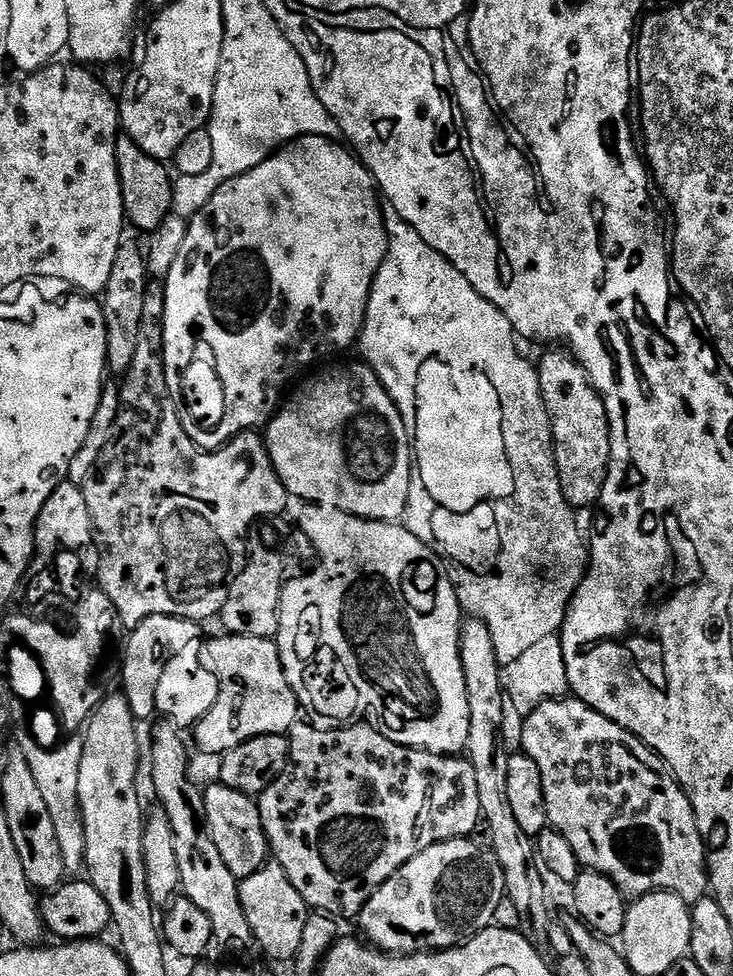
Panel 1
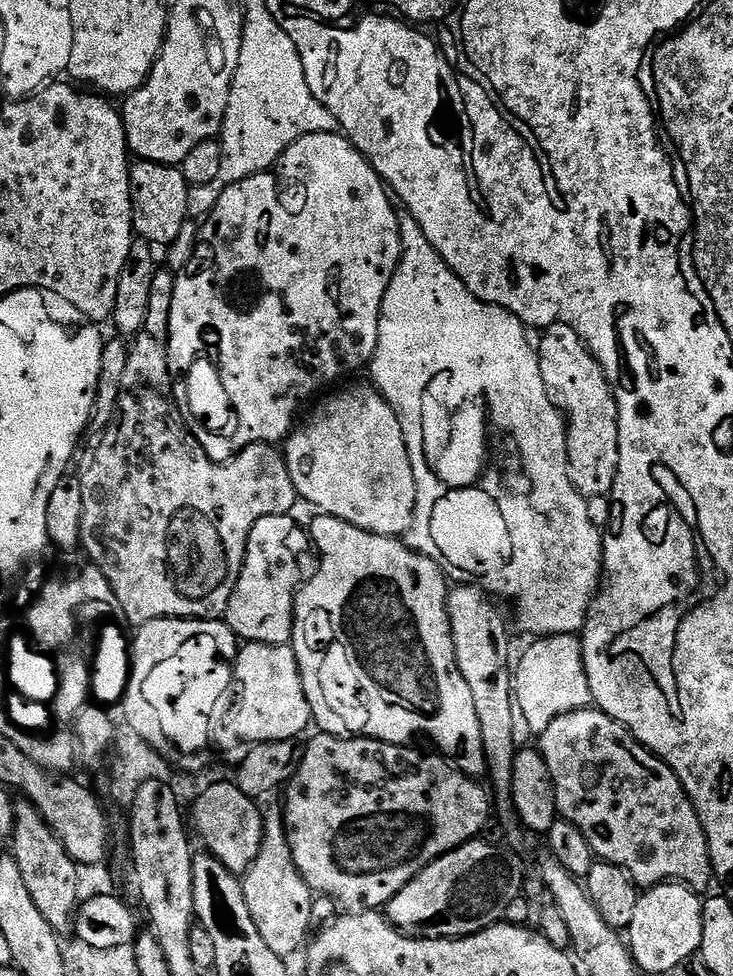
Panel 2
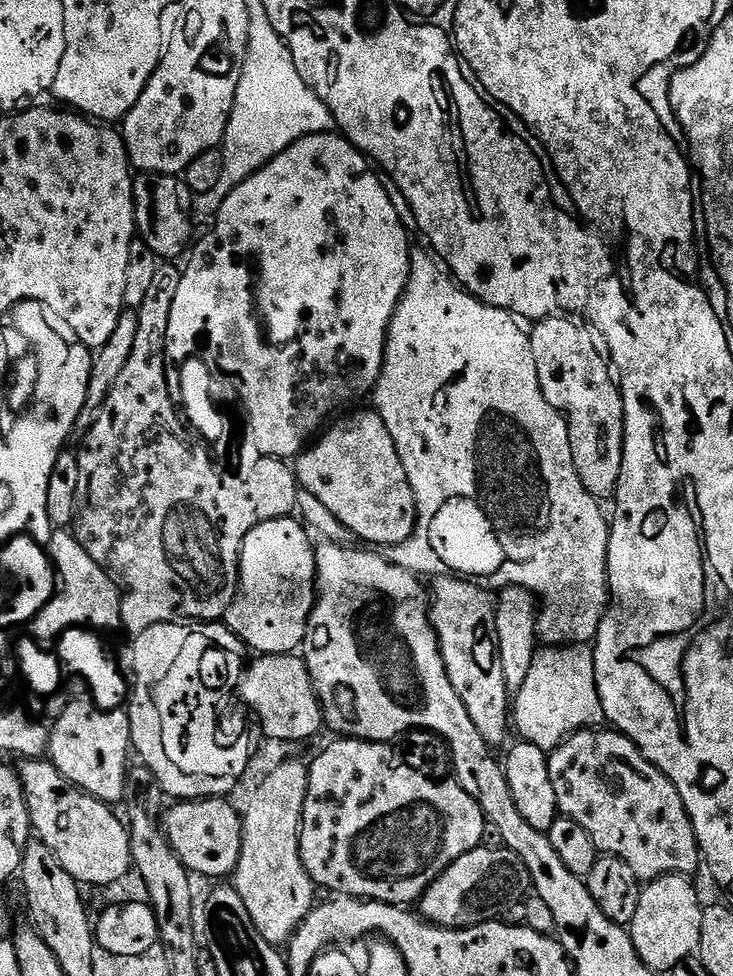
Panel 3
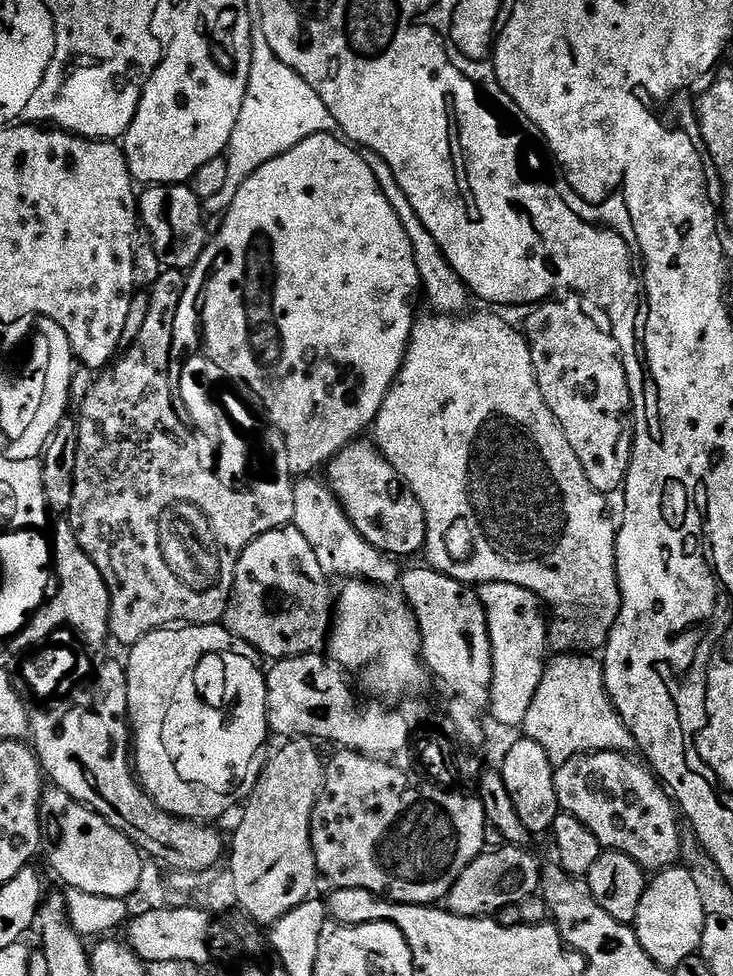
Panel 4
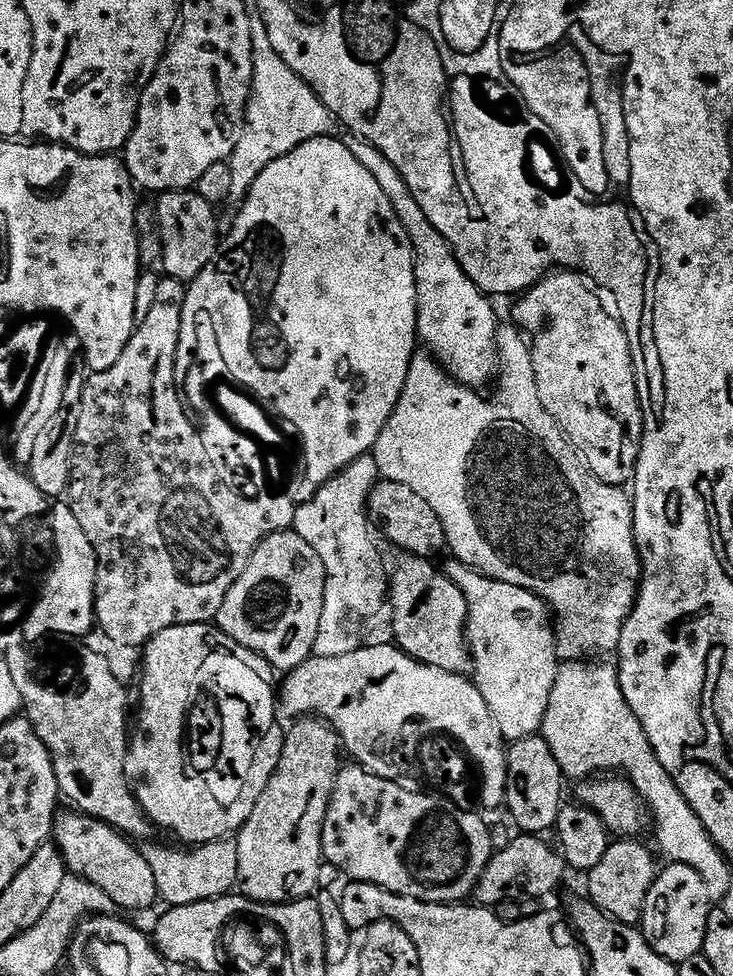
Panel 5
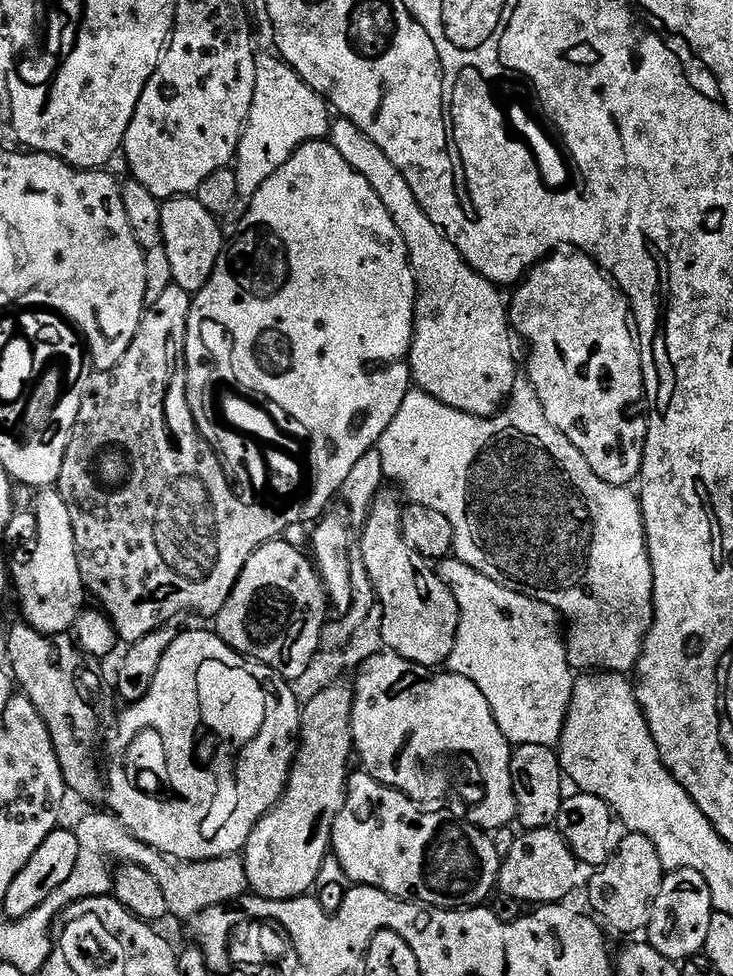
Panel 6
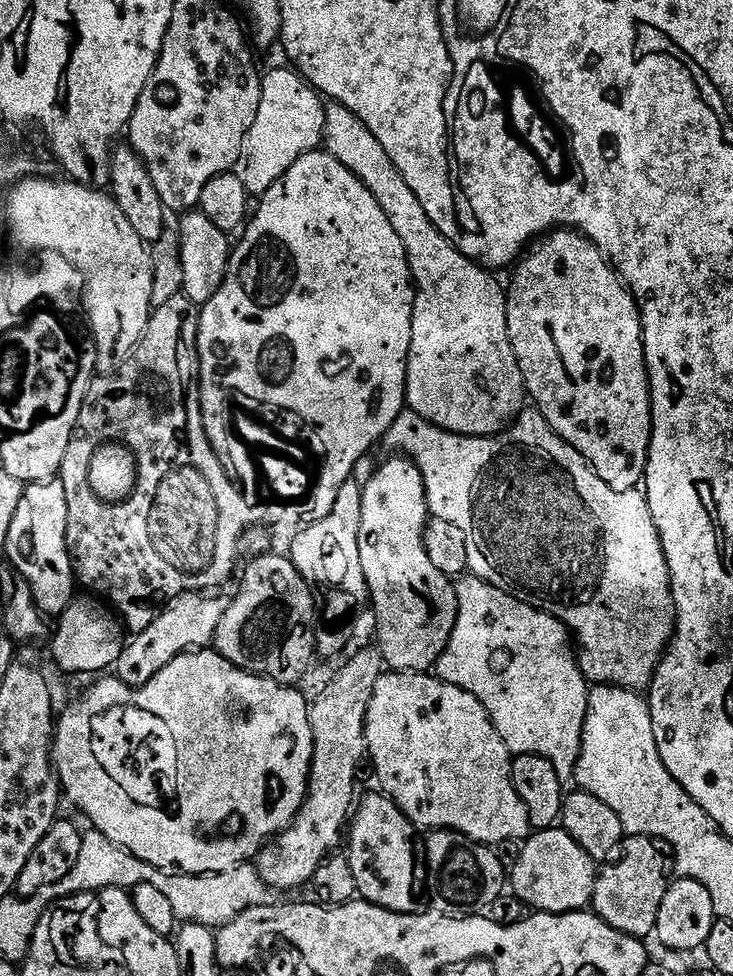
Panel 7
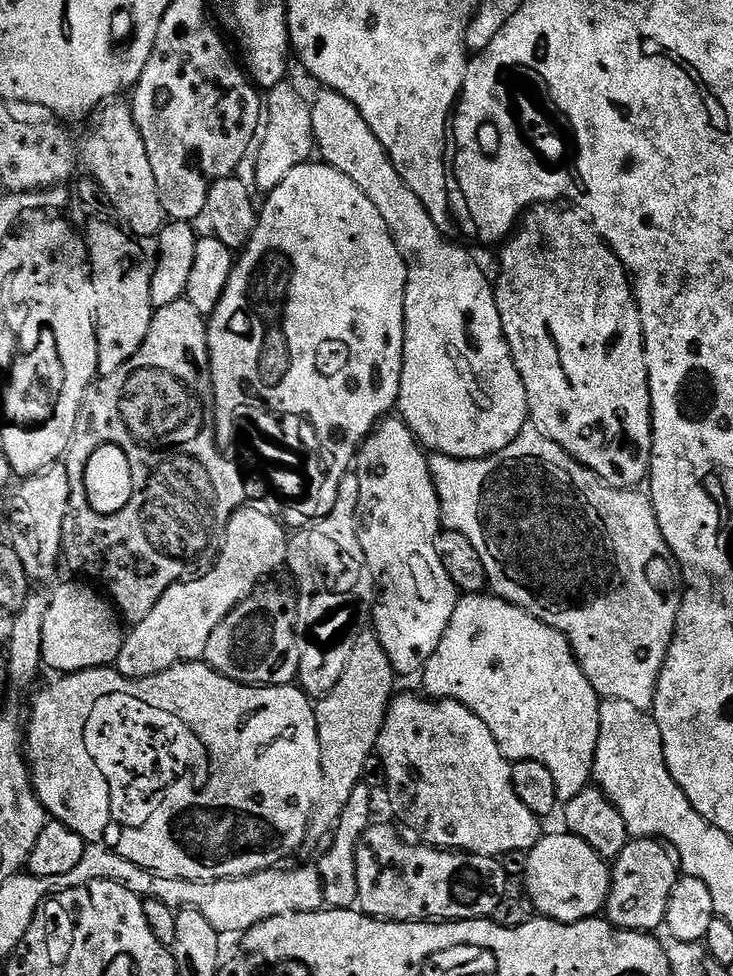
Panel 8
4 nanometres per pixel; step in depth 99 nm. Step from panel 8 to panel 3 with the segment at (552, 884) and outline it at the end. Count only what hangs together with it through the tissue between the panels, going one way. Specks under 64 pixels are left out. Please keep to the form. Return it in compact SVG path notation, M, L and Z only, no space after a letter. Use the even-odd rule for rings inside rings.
M478 847L462 854L462 858L454 861L426 889L418 901L418 912L427 923L437 928L473 928L495 921L502 908L521 899L520 891L528 883L528 871L518 854L506 847Z

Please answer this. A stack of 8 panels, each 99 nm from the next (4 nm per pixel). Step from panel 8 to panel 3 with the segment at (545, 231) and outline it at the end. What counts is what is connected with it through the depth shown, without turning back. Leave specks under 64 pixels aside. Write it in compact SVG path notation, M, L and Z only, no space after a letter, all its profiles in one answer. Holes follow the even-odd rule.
M553 314L533 328L536 329L531 329L530 339L534 350L534 366L538 366L538 382L542 386L542 394L546 394L546 402L563 412L568 421L570 450L574 454L578 478L582 478L582 486L586 486L590 495L611 497L618 486L624 453L624 400L620 396L620 385L614 379L613 369L587 323L577 322L564 314Z

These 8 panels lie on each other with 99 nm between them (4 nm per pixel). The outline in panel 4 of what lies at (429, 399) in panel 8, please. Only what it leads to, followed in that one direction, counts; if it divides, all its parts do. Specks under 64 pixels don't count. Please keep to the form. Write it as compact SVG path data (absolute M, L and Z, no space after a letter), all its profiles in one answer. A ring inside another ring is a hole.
M365 148L363 149L362 155L366 166L370 166L370 170L382 190L382 194L386 194L390 206L394 206L394 210L398 214L400 221L404 224L406 234L414 246L416 265L418 266L423 295L428 295L428 300L436 307L433 309L435 309L437 313L463 313L465 309L467 309L464 307L467 306L468 300L470 301L469 290L467 286L460 281L458 274L450 266L448 259L442 254L438 242L434 242L434 234L430 234L430 230L426 230L426 226L422 226L422 218L418 218L414 206L410 206L410 198L406 198L406 194L402 194L402 186L398 186L398 178L394 178L394 170L390 170L386 158L382 158L382 154L374 154L374 150Z

